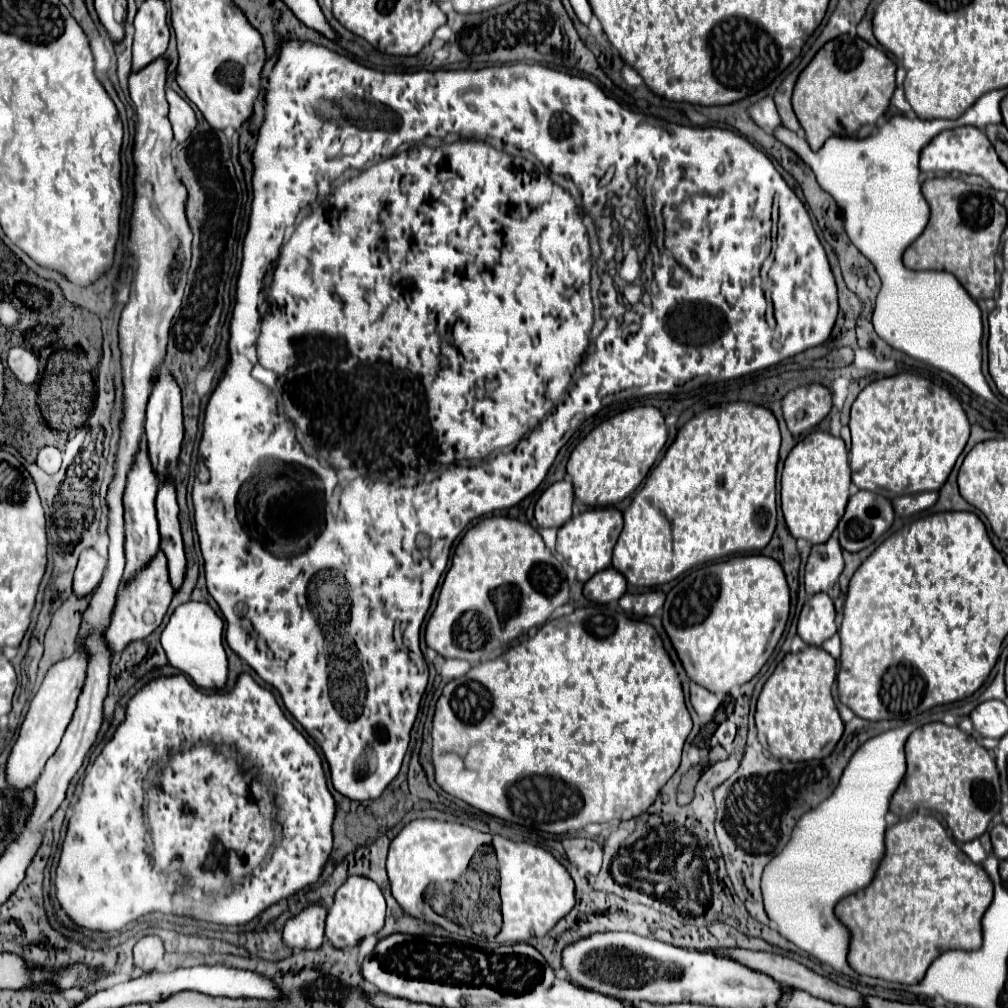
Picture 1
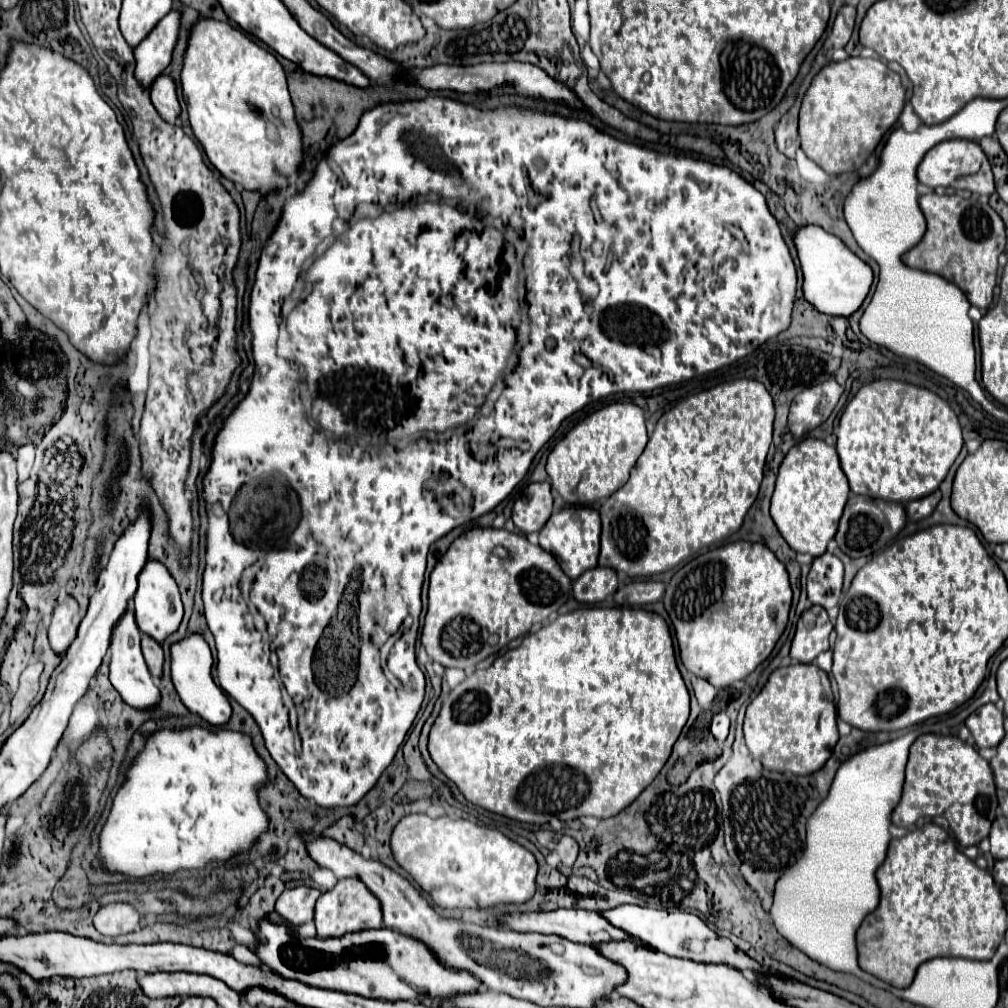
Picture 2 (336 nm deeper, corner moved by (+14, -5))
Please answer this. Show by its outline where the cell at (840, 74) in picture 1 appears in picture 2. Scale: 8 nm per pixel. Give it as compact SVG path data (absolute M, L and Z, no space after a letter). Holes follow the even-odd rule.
M848 57L824 65L808 87L800 107L800 143L808 159L828 175L856 171L866 163L882 135L896 123L904 107L904 87L900 75L890 71L880 59Z

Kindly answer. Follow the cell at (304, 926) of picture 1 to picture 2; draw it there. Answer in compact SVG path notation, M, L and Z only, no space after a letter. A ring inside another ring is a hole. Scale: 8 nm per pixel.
M294 887L284 891L276 901L276 913L292 927L312 921L314 903L320 897L318 889L312 887Z

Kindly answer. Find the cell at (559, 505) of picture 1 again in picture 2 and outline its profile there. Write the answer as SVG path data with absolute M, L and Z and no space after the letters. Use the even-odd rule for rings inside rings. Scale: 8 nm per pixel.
M530 483L524 491L524 495L514 503L512 509L512 521L522 533L534 533L540 531L546 521L552 515L552 491L550 483Z

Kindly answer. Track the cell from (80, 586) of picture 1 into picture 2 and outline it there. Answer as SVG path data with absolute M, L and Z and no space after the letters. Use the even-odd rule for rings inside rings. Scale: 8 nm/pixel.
M66 595L54 605L54 613L52 613L50 627L48 627L48 639L56 653L64 655L64 651L76 637L78 625L80 625L78 603L72 595Z

